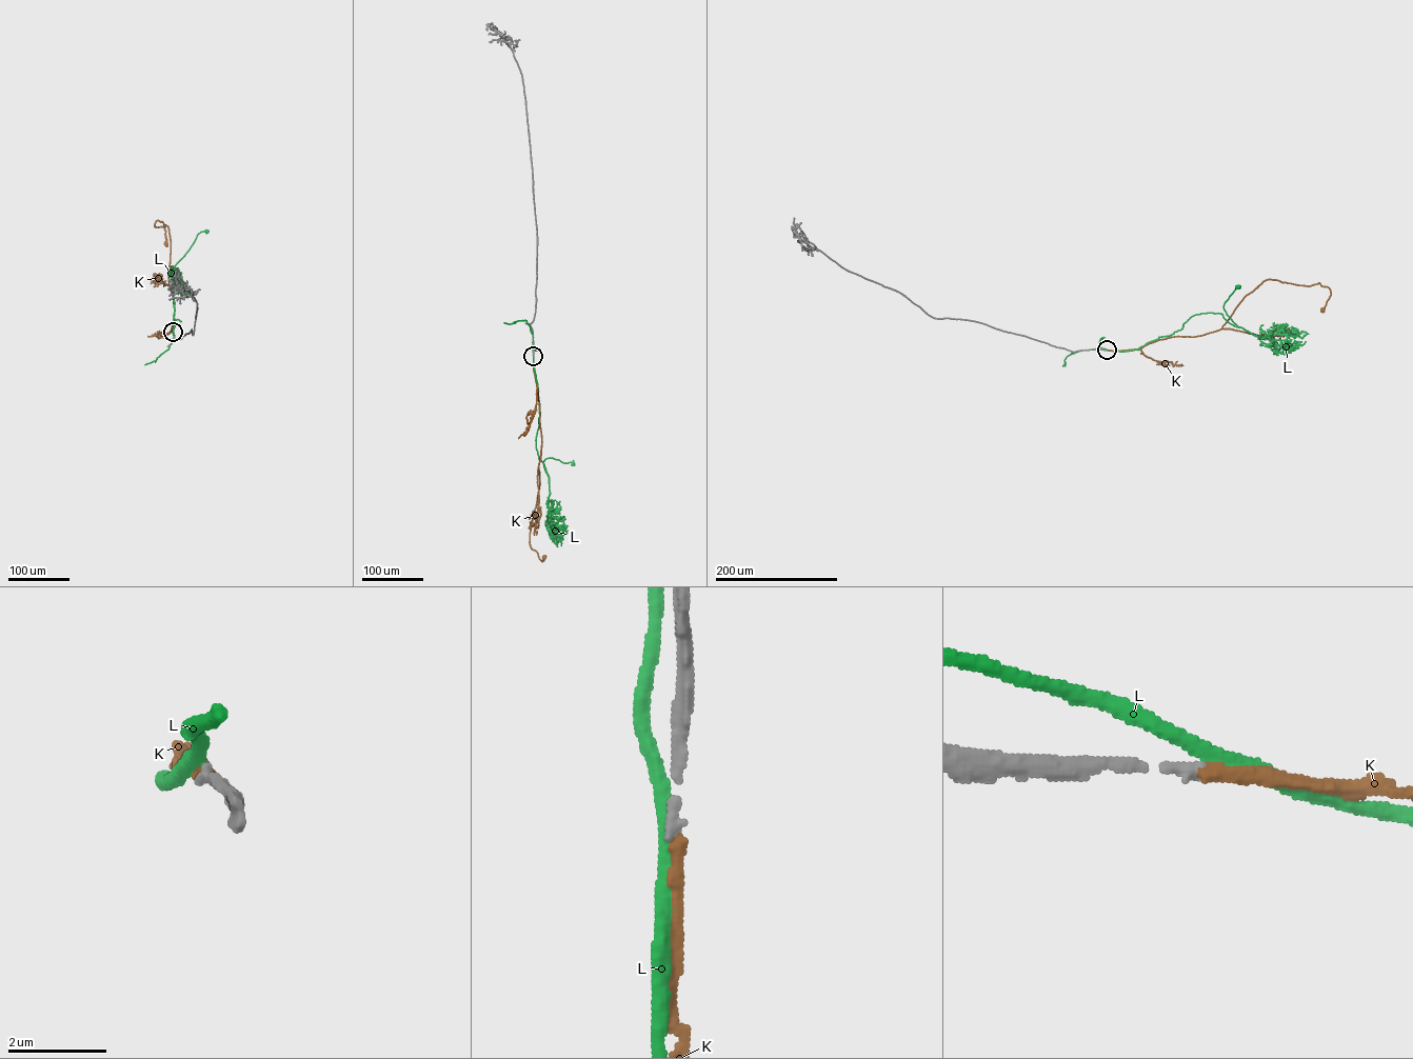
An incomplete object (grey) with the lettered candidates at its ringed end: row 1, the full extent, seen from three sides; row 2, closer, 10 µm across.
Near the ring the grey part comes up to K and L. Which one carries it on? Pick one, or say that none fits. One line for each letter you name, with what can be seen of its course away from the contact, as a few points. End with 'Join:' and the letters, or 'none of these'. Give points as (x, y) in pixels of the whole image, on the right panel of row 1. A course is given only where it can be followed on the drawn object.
K: it runs (1107, 350), (1139, 348), (1159, 339), (1218, 331), (1244, 297), (1267, 279), (1328, 287), (1330, 296), (1322, 310)
Join: K

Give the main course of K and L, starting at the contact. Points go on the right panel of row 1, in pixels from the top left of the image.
K: (1107, 350), (1139, 348), (1159, 339), (1218, 331), (1244, 297), (1267, 279), (1328, 287), (1330, 296), (1322, 310)
L: (1107, 350), (1137, 350), (1180, 330), (1191, 317), (1201, 313), (1221, 314), (1237, 326), (1224, 308), (1238, 286)

